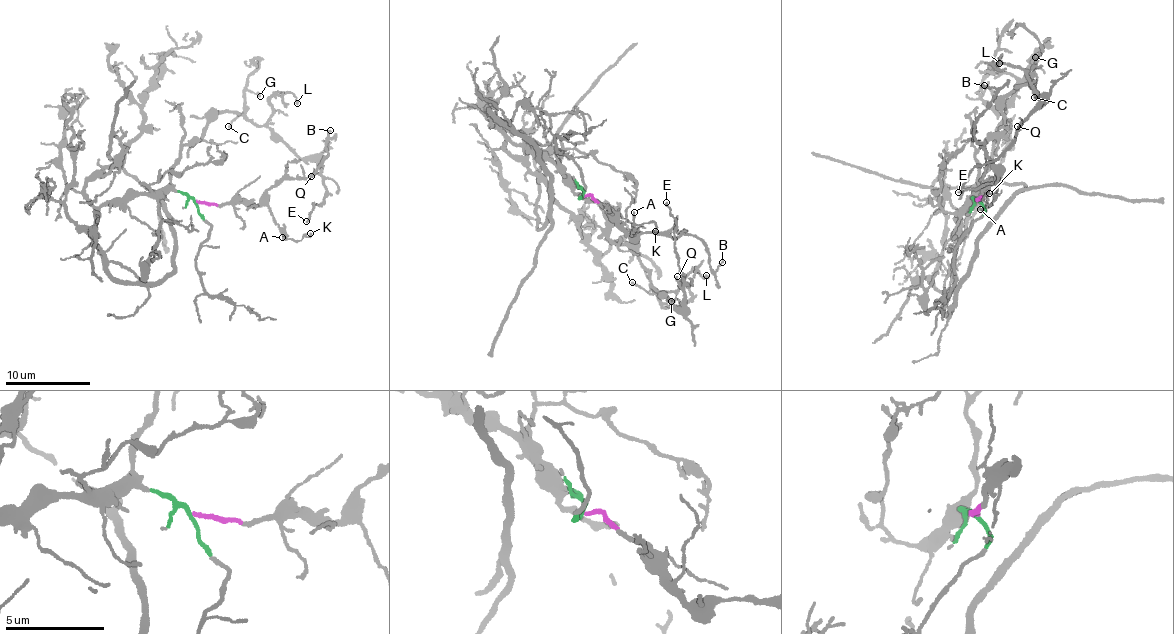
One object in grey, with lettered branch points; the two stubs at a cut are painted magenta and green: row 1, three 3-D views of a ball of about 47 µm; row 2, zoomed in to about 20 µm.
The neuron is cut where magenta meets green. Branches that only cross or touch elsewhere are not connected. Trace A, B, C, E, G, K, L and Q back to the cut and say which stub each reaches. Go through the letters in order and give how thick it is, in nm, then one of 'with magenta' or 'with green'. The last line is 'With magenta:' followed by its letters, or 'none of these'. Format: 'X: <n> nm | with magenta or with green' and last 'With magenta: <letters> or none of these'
A: 110 nm | with magenta
B: 110 nm | with magenta
C: 140 nm | with green
E: 110 nm | with green
G: 160 nm | with green
K: 110 nm | with magenta
L: 130 nm | with green
Q: 90 nm | with green
With magenta: A, B, K

